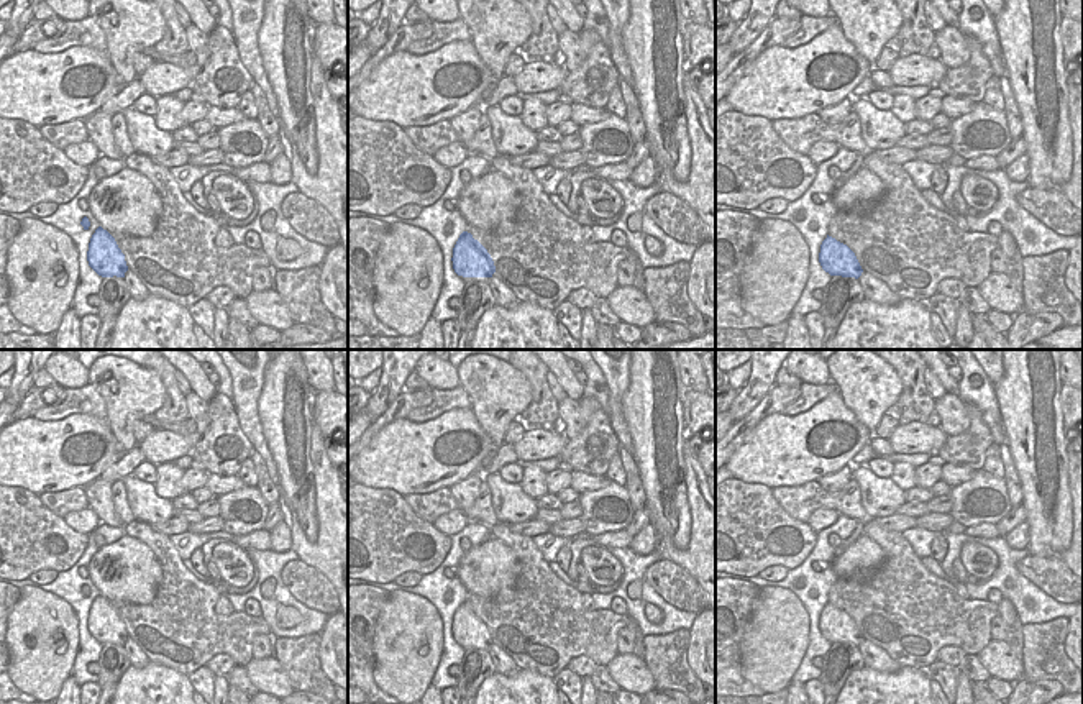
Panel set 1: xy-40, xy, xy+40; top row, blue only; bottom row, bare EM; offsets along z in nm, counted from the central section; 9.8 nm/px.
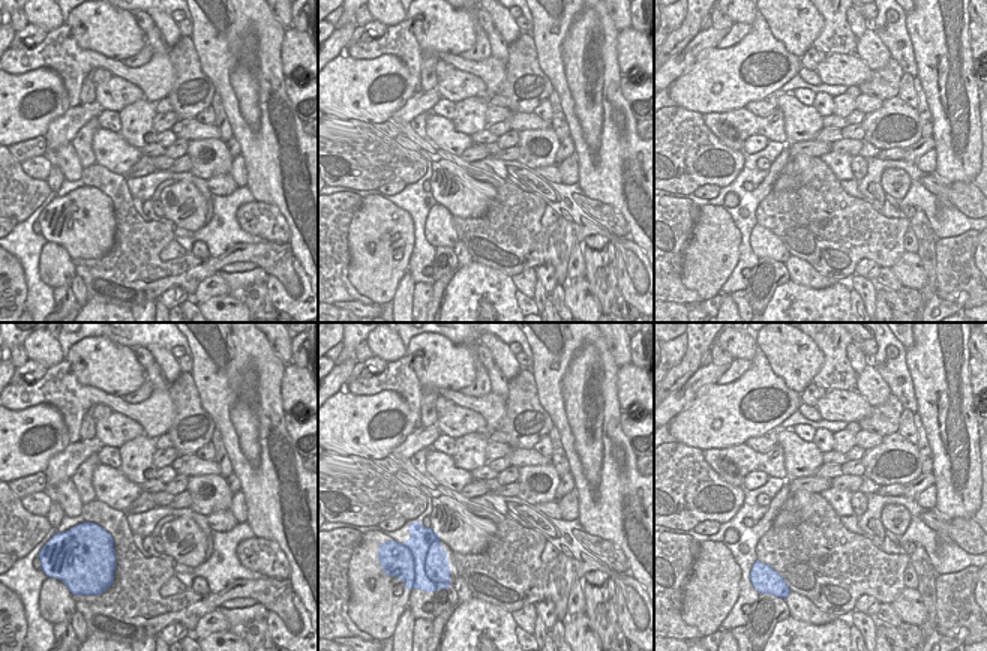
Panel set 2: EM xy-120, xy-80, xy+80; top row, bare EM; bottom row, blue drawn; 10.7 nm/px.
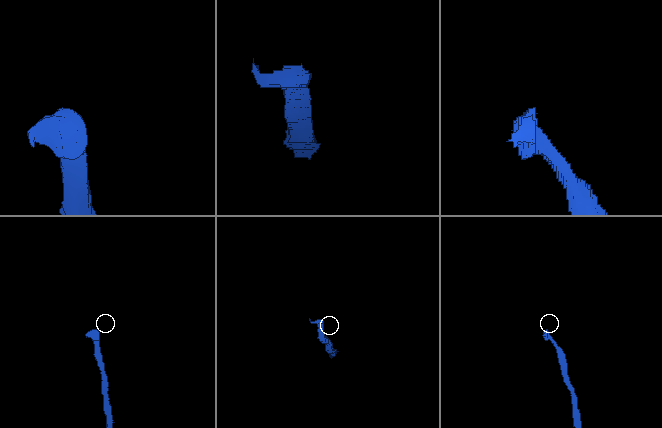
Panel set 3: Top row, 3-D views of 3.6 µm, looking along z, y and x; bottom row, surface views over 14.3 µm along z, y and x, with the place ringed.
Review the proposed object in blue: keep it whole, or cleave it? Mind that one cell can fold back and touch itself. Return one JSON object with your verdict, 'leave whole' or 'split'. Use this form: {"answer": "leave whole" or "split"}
{"answer": "split"}

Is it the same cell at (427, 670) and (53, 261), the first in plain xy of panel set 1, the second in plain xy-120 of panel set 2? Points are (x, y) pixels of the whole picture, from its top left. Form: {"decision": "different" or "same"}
{"decision": "same"}

